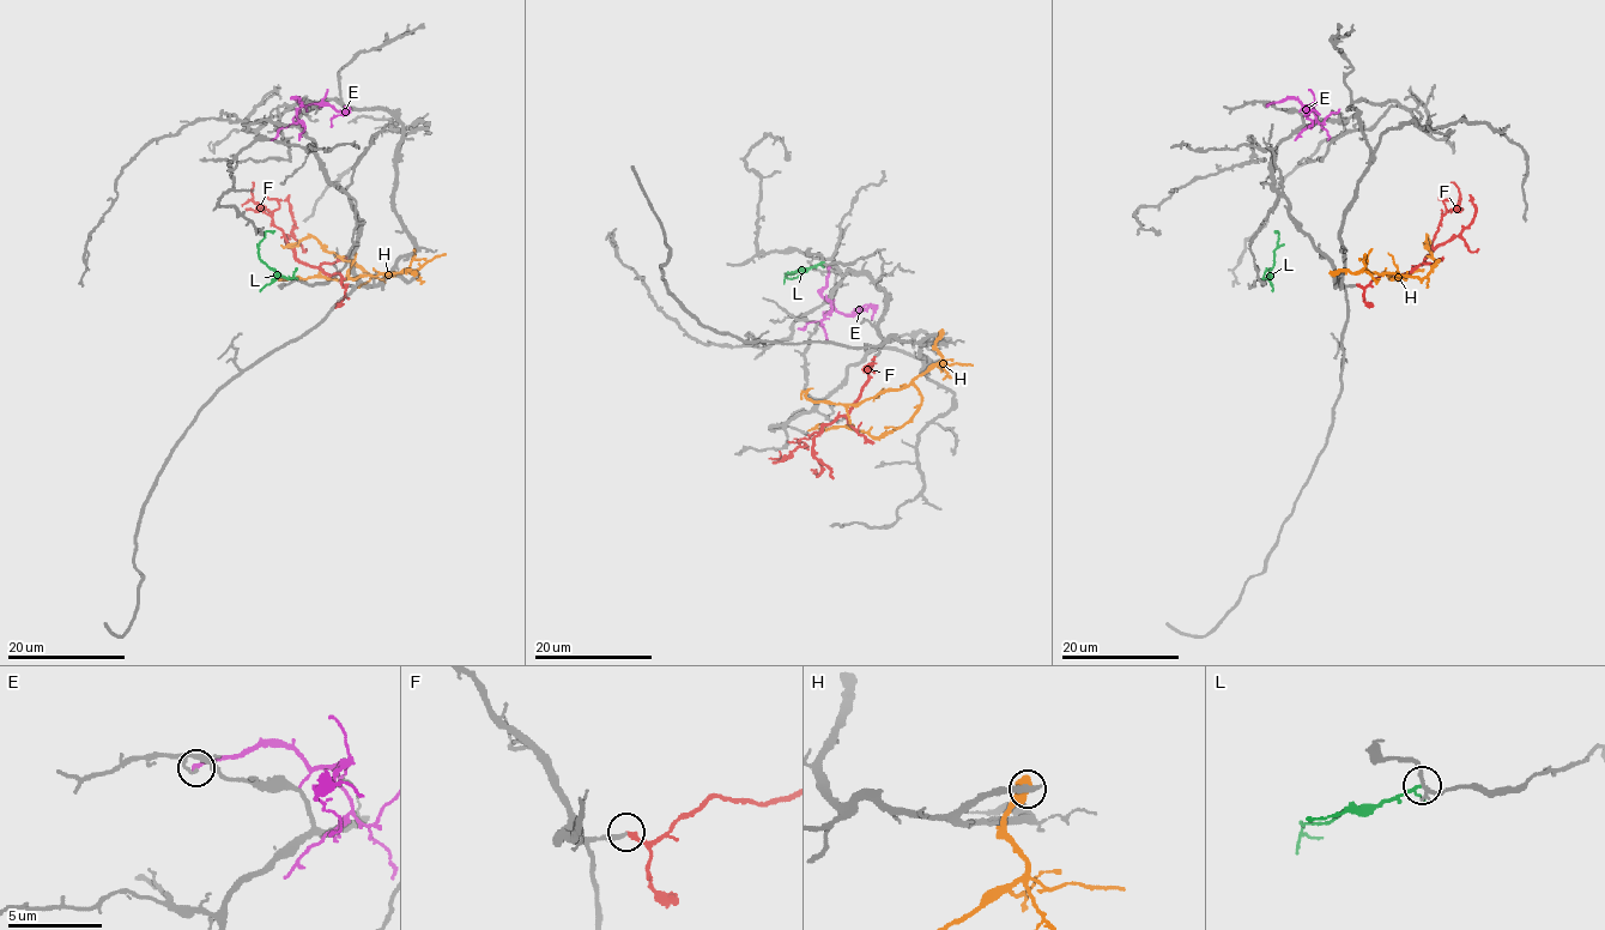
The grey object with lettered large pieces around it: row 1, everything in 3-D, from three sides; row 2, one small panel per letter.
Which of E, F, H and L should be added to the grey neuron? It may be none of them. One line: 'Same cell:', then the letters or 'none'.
Same cell: F

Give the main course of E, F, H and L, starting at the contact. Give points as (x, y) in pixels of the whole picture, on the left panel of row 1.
E: (302, 106), (295, 97), (303, 106), (328, 103), (340, 114), (333, 116), (332, 127)
F: (347, 283), (345, 287), (338, 273), (326, 275), (300, 260), (274, 224), (272, 215), (253, 201), (252, 182)
H: (416, 275), (405, 270), (380, 279), (344, 261), (313, 236), (282, 245)
L: (296, 278), (278, 275), (259, 259), (258, 245), (268, 230), (274, 230)

